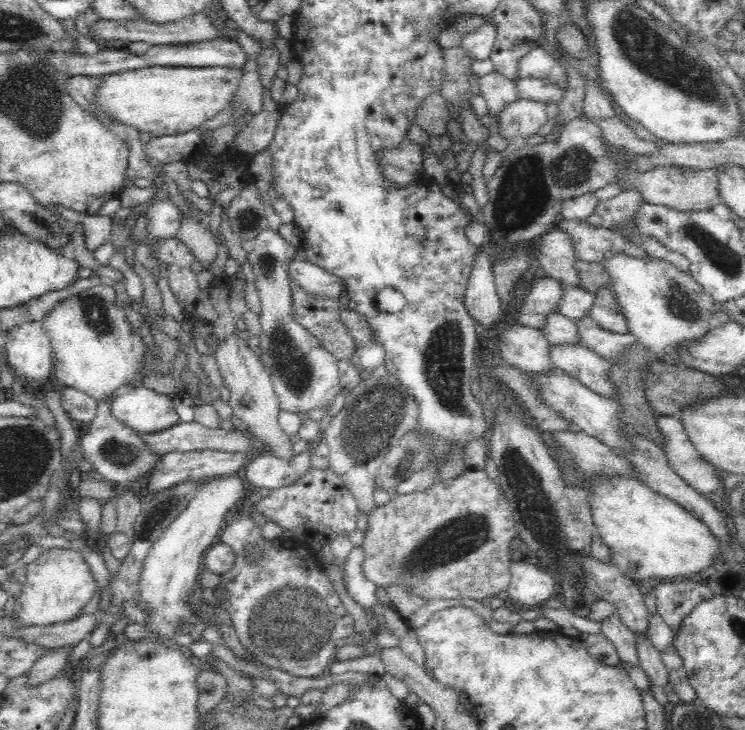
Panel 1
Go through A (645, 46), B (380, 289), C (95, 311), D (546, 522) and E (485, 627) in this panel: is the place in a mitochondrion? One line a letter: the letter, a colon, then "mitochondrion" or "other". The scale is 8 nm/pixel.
A: mitochondrion
B: other
C: mitochondrion
D: mitochondrion
E: other

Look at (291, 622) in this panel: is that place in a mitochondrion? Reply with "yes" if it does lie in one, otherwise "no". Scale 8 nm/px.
yes

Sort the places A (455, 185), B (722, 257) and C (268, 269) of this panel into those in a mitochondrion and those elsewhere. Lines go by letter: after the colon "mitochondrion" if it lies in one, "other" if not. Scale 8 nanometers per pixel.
A: other
B: mitochondrion
C: mitochondrion

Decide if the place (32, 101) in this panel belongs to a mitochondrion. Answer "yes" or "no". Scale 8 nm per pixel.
yes

